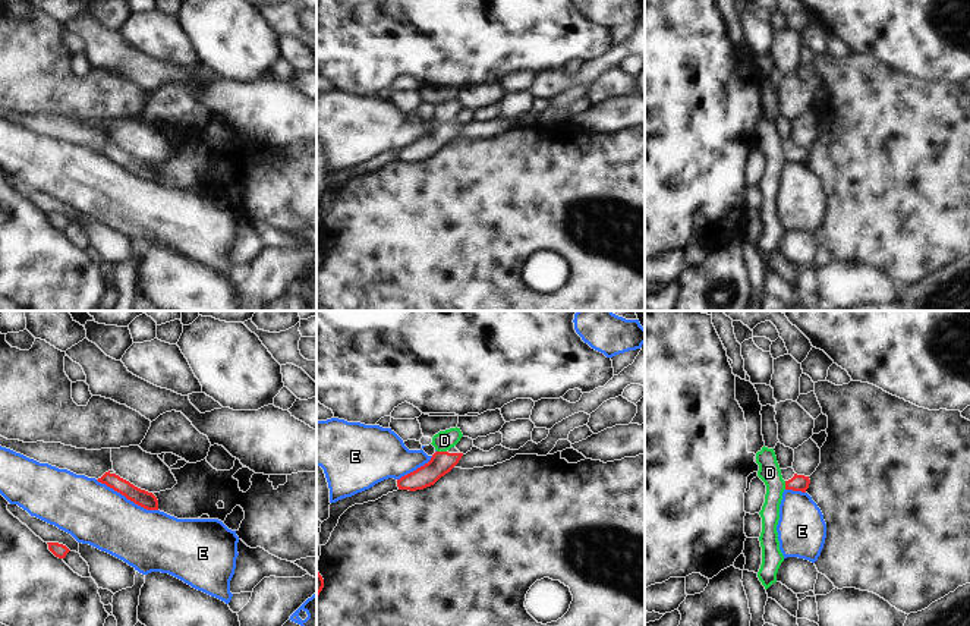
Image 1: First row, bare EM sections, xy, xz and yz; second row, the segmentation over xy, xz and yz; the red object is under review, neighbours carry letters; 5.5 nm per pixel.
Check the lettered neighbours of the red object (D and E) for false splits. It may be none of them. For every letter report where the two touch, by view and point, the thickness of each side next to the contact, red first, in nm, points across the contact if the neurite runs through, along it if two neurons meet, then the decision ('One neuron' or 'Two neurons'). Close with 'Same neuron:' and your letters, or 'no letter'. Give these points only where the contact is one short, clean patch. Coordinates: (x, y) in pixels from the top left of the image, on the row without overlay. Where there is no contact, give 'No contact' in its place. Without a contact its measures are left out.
D: Touches red at xz (441, 123). Thickness 130 nm (red) against 110 nm. Boundary: xz (437, 122), (446, 123). Two neurons
E: Touches red at xy (126, 169). Thickness 90 nm (red) against 340 nm. Two neurons
Same neuron: no letter.

